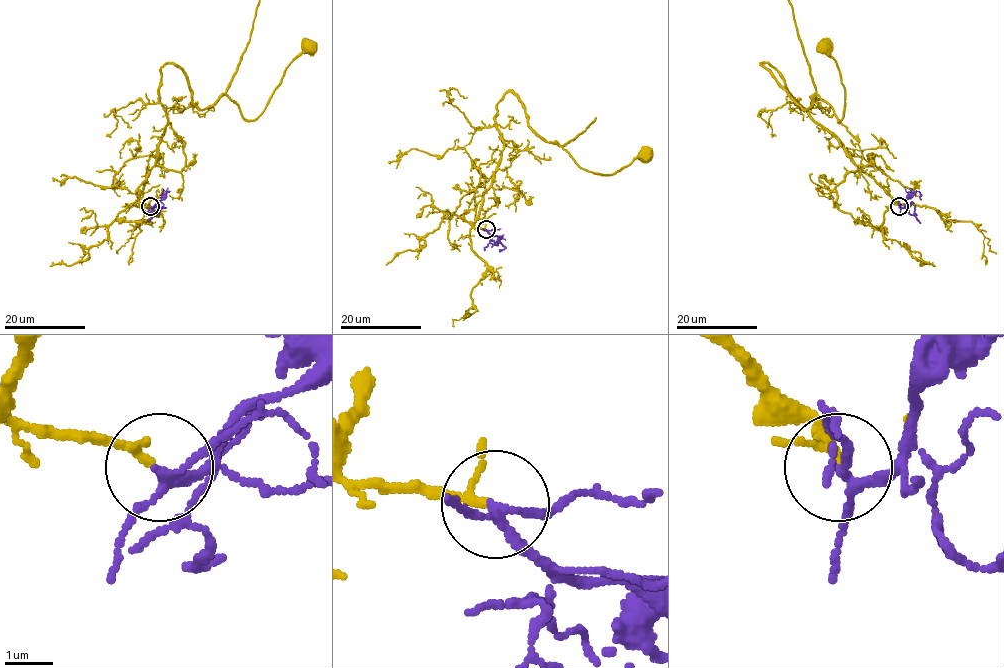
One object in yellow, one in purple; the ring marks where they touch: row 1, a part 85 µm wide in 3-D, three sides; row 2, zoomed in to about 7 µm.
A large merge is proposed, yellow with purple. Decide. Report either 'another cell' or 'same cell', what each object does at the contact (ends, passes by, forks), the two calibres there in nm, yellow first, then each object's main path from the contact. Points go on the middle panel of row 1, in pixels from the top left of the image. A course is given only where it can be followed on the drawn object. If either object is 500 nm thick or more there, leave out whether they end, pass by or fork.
same cell | yellow passes by | purple forks | 130/150 nm | yellow via (486, 230), (473, 223), (503, 148), (495, 119), (507, 92), (586, 171), (613, 174), (646, 154) | purple via (486, 230), (497, 236), (504, 248), (500, 251)

